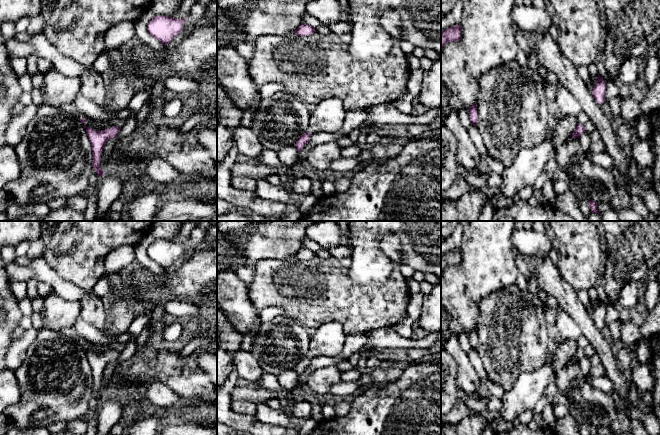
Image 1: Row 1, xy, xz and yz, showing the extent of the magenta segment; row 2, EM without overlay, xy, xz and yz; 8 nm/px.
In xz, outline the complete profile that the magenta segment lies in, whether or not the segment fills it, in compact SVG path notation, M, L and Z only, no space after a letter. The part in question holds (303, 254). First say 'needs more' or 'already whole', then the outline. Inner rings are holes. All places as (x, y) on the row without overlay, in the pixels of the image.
already whole; M302 248L300 249L296 254L295 254L295 258L298 259L298 260L308 260L308 259L311 259L313 257L315 257L315 252L310 250L310 249L307 249L307 248Z

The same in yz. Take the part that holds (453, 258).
already whole; M456 249L441 256L441 275L448 266L457 266L462 261L461 249Z

